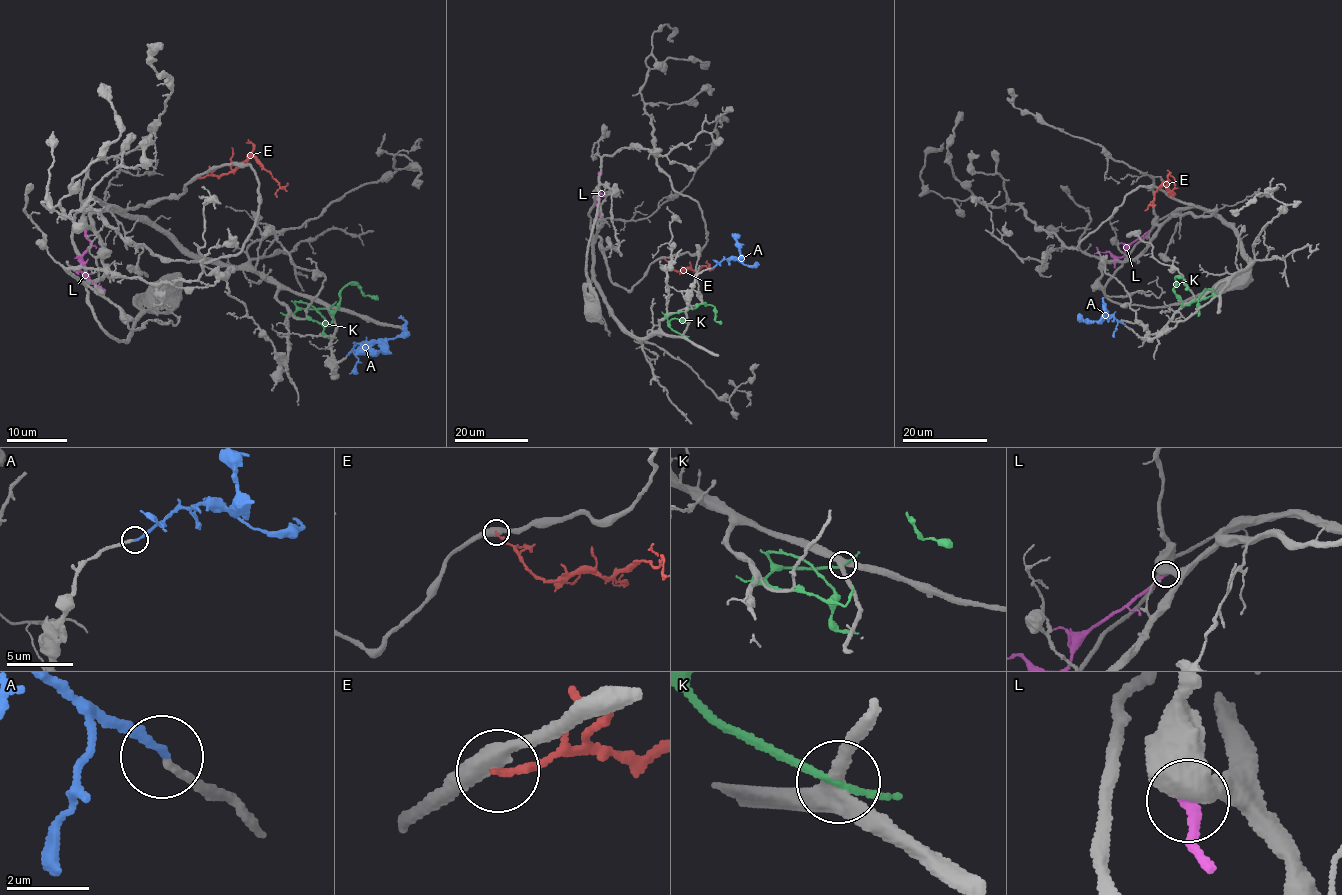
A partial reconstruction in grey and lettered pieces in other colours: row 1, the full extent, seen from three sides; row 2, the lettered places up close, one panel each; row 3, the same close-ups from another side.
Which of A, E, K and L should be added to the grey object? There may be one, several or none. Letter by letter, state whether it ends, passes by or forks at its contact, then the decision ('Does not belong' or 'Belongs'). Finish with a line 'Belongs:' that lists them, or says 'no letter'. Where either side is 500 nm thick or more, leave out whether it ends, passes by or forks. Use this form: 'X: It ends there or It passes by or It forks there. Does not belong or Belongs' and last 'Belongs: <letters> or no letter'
A: It ends there. Belongs
E: It ends there. Does not belong
K: It passes by. Does not belong
L: Does not belong
Belongs: A

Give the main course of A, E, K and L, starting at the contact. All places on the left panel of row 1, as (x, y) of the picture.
A: (346, 357), (357, 343), (378, 343), (381, 350), (364, 353), (354, 350)
E: (198, 177), (222, 175), (237, 170), (255, 157), (277, 181), (279, 186), (276, 197)
K: (328, 307), (302, 309), (294, 314), (330, 325), (340, 291), (349, 283), (378, 299)
L: (84, 229), (90, 244), (81, 259), (87, 276), (82, 277), (80, 271), (76, 272), (69, 265)

